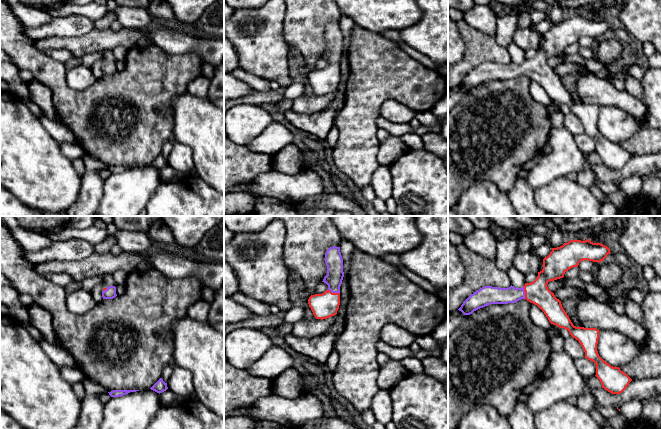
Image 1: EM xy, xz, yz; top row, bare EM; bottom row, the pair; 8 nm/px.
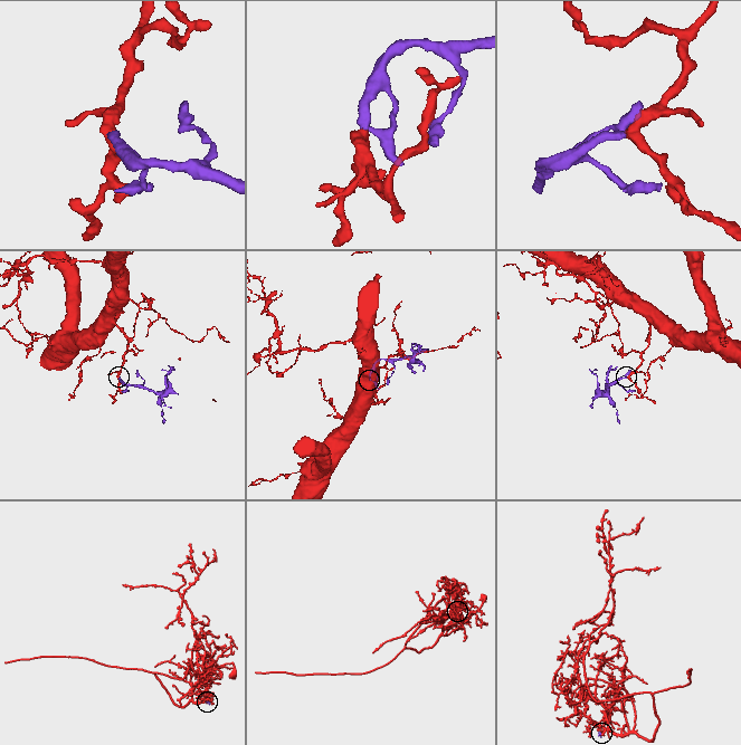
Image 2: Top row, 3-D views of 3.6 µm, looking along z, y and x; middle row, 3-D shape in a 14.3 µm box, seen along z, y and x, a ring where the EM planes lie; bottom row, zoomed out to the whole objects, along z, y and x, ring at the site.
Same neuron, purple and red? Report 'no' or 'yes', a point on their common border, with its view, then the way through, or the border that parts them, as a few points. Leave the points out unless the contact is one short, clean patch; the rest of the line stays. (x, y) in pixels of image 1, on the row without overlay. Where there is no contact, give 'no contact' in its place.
yes | yz (524, 68) | across yz (493, 71), (512, 71), (524, 68), (536, 68)

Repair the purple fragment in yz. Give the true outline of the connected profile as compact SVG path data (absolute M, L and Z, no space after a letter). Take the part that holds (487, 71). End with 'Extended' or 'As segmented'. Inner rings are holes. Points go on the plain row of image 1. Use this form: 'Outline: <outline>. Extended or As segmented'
Outline: M570 16L562 22L552 24L550 30L543 35L543 45L538 48L537 54L531 59L525 59L522 64L499 64L484 62L471 70L458 85L464 91L490 80L516 79L526 75L537 81L546 91L549 98L569 107L570 111L579 117L585 134L596 140L596 153L600 156L602 164L612 170L622 169L632 155L619 143L613 143L605 138L598 130L597 120L599 106L596 104L576 103L562 83L561 77L551 68L547 60L564 53L566 47L578 43L583 36L601 38L610 25L601 20L585 17Z. Extended

